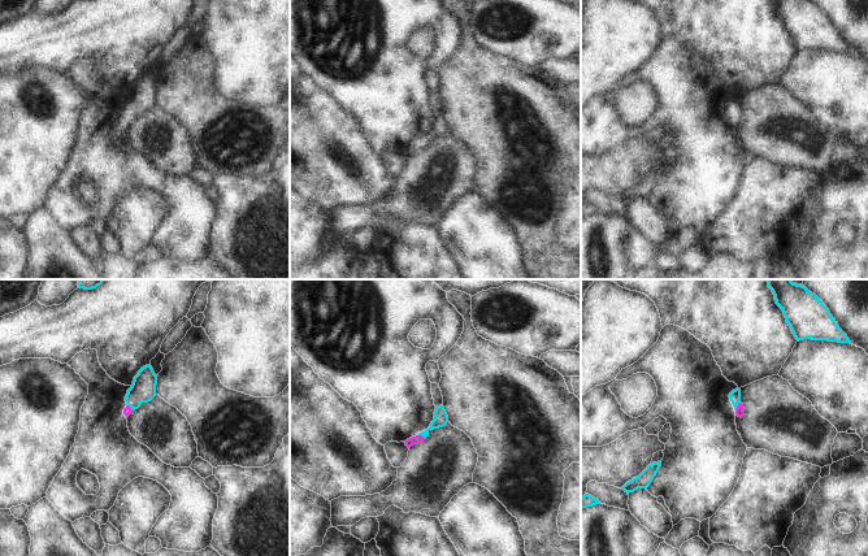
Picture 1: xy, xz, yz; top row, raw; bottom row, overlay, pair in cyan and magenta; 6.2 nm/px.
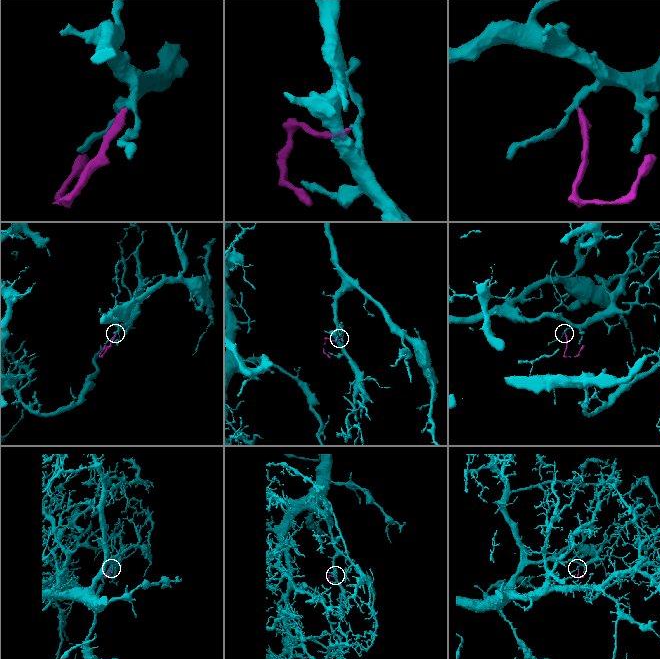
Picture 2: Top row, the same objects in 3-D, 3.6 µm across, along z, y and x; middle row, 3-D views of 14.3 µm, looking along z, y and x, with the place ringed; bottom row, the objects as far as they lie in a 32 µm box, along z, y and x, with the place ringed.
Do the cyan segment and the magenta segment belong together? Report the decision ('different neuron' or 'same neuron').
same neuron

